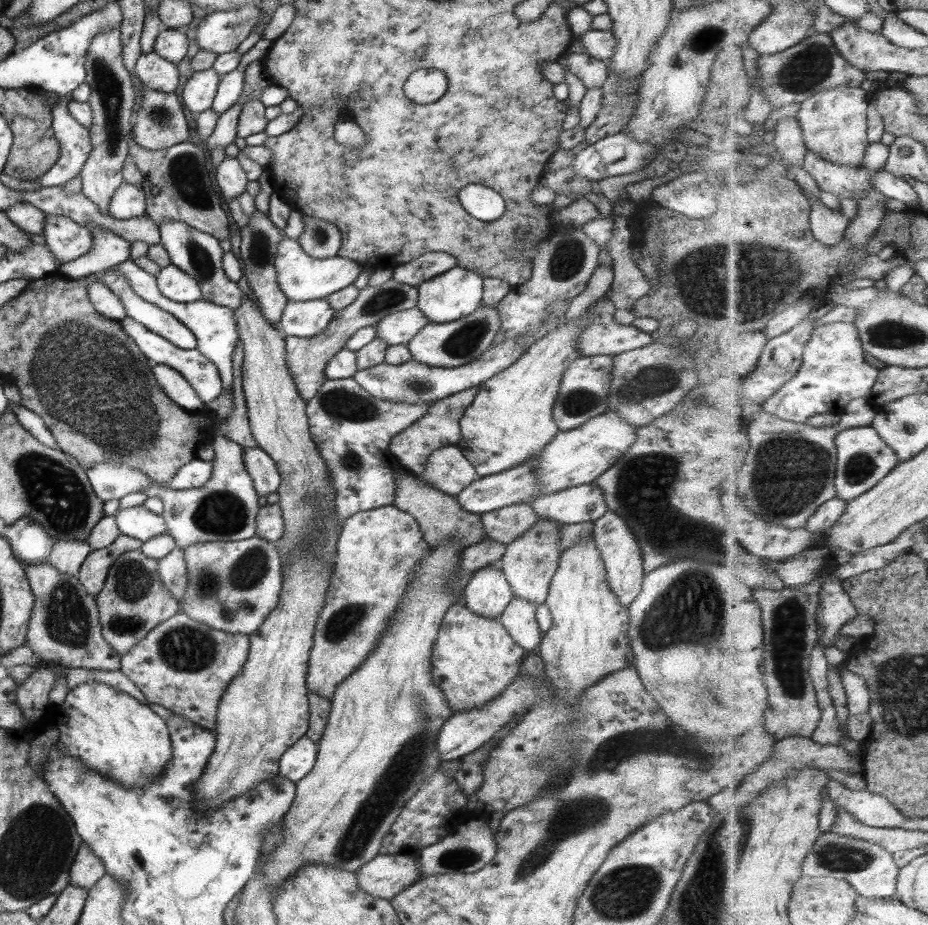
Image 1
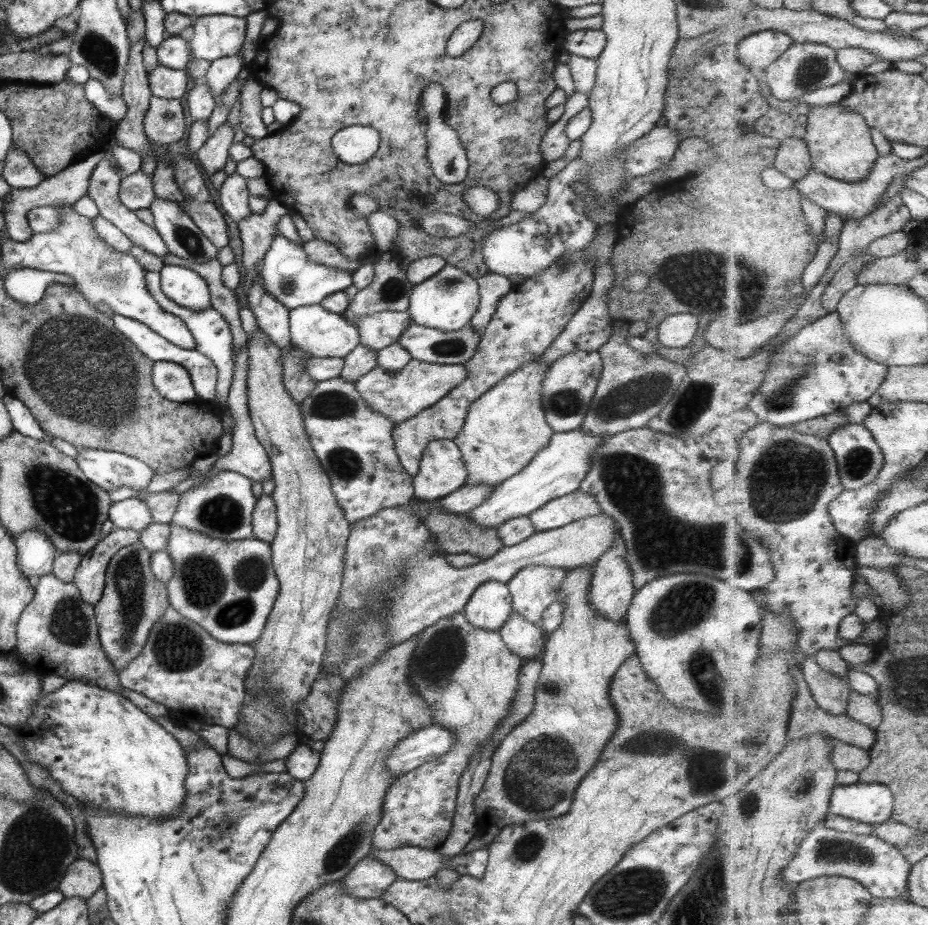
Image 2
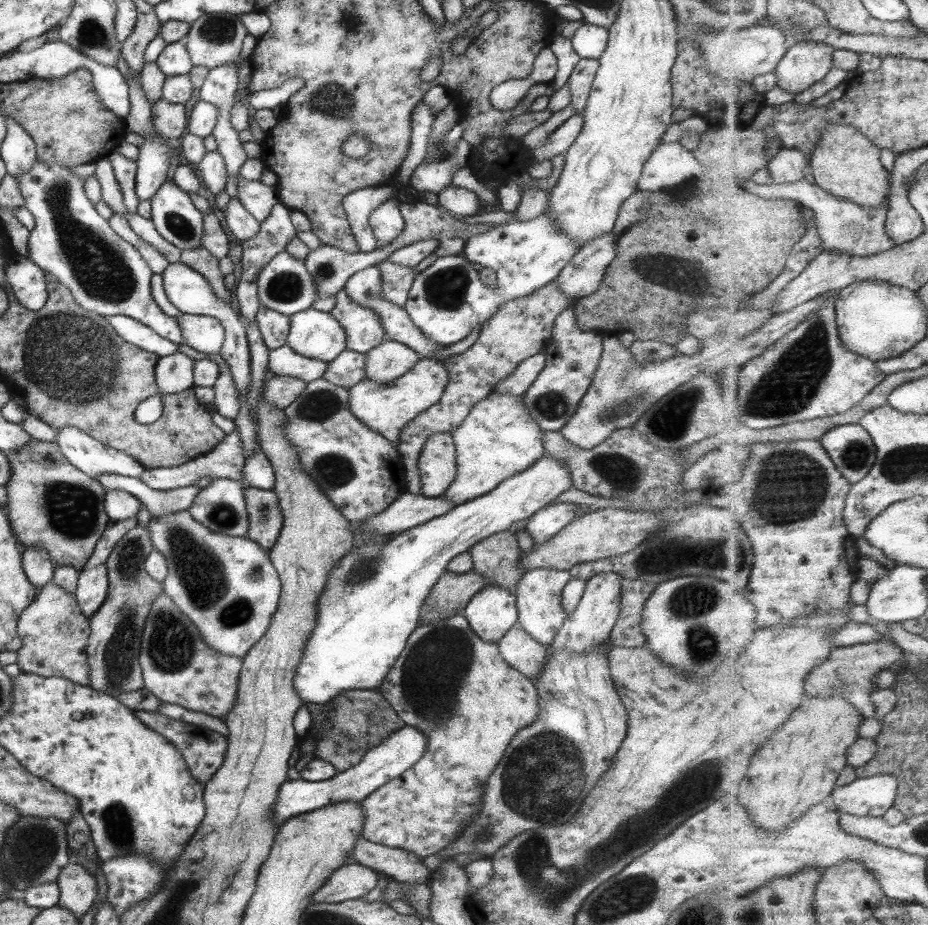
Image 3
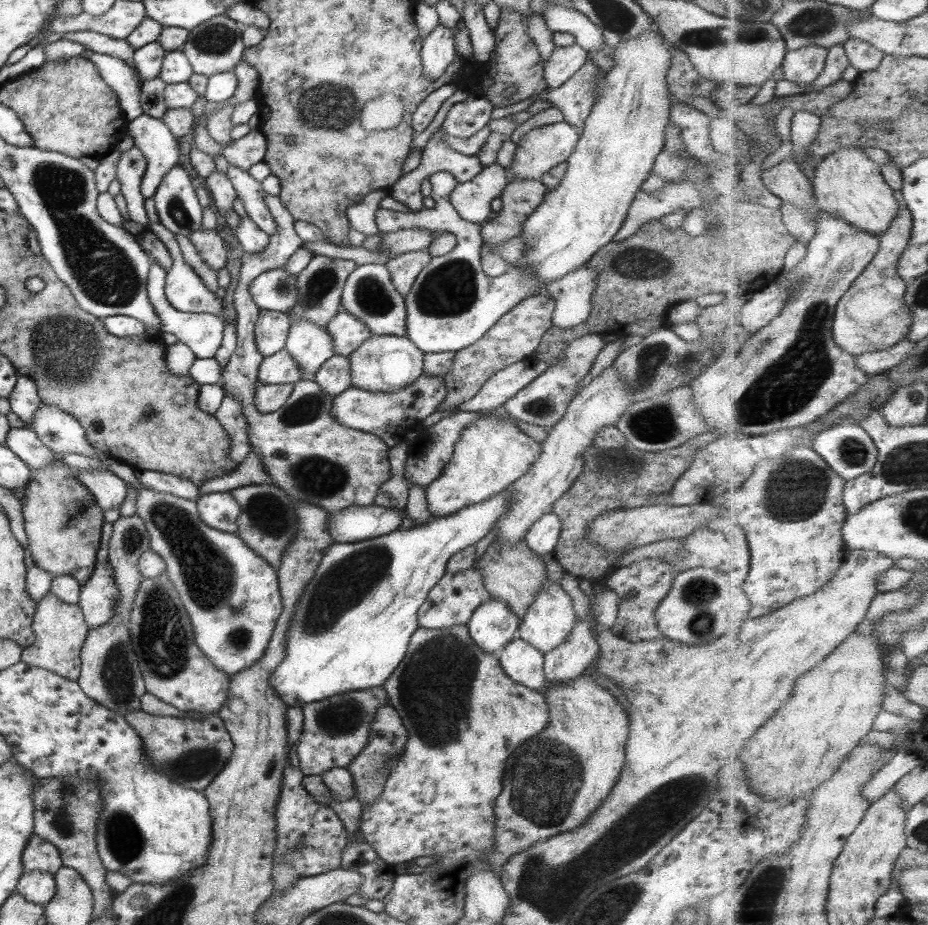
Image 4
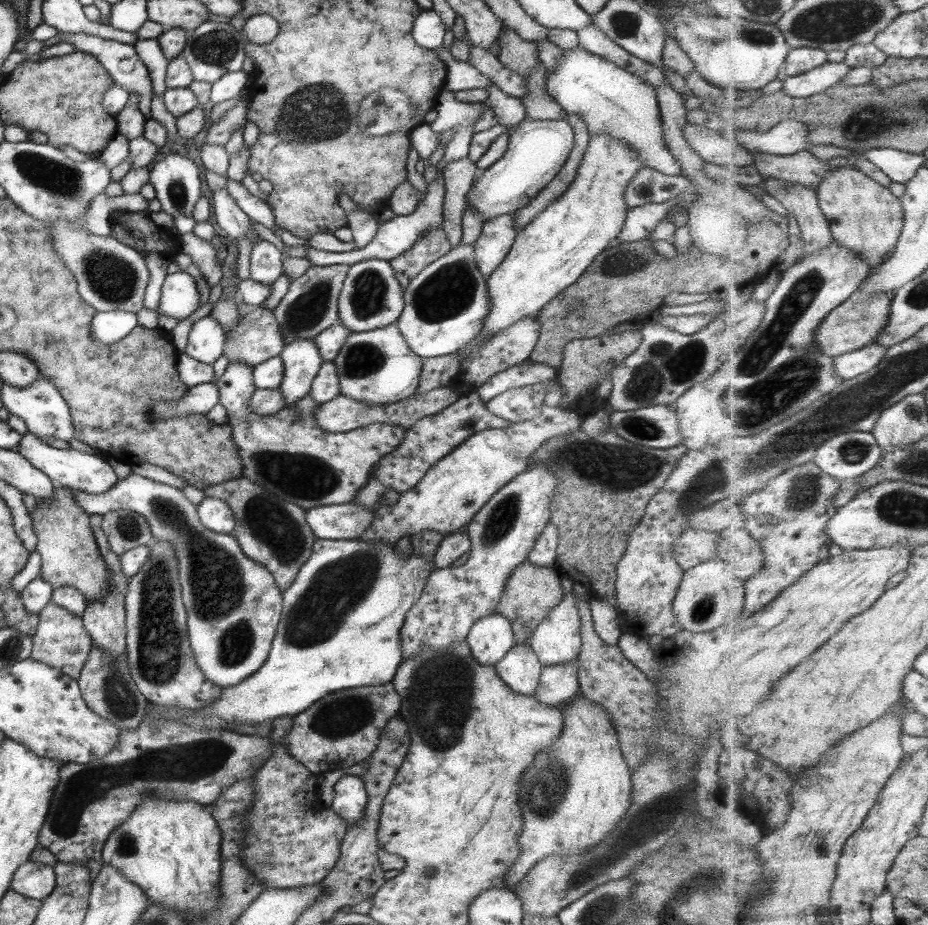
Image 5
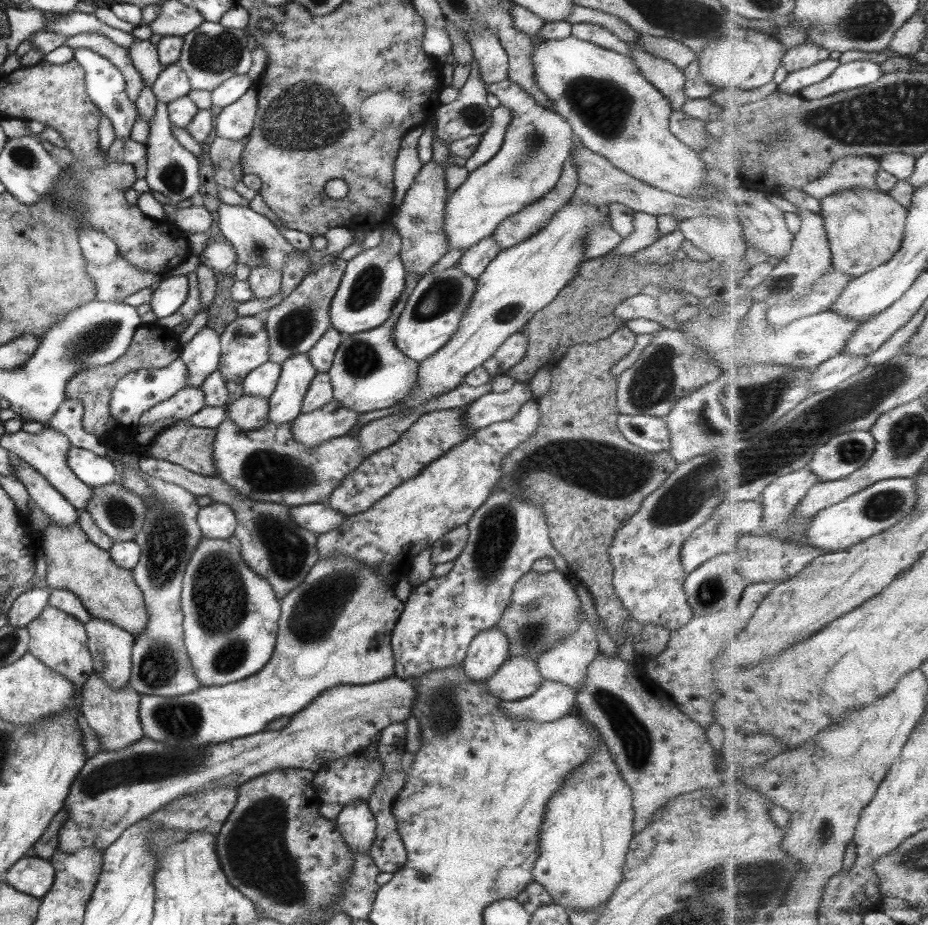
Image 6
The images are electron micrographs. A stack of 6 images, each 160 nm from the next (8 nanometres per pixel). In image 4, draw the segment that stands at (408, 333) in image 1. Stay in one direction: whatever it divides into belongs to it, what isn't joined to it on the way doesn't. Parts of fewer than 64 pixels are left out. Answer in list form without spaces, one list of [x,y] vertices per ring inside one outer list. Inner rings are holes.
[[[339,308],[324,327],[332,338],[334,354],[344,357],[357,350],[357,347],[371,335],[368,326],[343,308]]]

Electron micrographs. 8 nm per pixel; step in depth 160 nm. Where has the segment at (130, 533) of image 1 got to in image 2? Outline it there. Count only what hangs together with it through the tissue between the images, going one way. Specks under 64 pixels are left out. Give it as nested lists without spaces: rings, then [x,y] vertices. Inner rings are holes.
[[[135,496],[110,504],[107,519],[115,529],[133,530],[137,534],[152,523],[150,510]]]

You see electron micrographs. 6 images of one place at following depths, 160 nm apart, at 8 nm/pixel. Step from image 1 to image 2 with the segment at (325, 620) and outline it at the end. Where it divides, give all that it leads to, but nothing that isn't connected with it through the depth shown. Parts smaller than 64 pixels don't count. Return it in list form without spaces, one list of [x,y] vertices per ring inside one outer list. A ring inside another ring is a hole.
[[[409,504],[378,510],[367,518],[350,523],[348,529],[349,536],[342,558],[341,588],[325,629],[325,648],[321,661],[323,672],[334,670],[340,660],[346,658],[344,648],[352,638],[350,628],[362,618],[366,604],[360,592],[368,586],[380,584],[388,576],[400,574],[402,578],[384,594],[388,598],[384,634],[392,647],[419,634],[439,618],[450,617],[461,611],[473,590],[482,582],[494,580],[506,584],[517,570],[532,564],[563,570],[589,565],[611,546],[615,532],[619,534],[616,522],[600,512],[559,528],[534,532],[523,542],[503,547],[489,558],[473,563],[473,566],[453,568],[444,555],[434,551],[429,540],[429,529],[410,515]]]

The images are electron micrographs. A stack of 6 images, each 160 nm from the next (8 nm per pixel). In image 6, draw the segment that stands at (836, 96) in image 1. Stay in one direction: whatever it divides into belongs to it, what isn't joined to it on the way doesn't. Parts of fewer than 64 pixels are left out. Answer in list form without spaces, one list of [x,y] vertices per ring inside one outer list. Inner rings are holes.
[[[850,188],[832,195],[825,196],[820,201],[822,207],[820,215],[824,218],[832,247],[833,267],[854,279],[891,261],[893,256],[899,252],[900,246],[904,244],[906,226],[908,225],[908,209],[901,206],[888,192],[884,193],[870,188]]]

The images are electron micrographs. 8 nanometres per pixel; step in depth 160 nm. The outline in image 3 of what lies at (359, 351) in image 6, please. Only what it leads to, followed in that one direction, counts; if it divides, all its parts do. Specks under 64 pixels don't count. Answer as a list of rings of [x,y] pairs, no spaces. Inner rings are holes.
[[[385,340],[366,353],[365,376],[371,381],[392,381],[405,374],[419,359],[408,346]]]

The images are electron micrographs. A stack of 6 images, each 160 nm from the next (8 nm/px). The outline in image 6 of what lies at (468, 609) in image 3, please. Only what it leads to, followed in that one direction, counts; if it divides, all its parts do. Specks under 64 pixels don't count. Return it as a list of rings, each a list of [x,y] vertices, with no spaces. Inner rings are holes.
[[[491,627],[473,636],[461,666],[467,678],[483,684],[508,657],[507,637]]]

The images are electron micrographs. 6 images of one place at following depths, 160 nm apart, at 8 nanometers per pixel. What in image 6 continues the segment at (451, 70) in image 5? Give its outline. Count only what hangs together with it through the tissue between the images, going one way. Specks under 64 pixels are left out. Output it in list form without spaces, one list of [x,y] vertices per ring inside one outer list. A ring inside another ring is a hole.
[[[505,78],[497,82],[490,82],[489,84],[484,84],[484,87],[485,92],[496,96],[500,104],[511,111],[511,122],[507,125],[501,148],[497,151],[497,154],[495,154],[493,158],[490,158],[485,164],[479,166],[479,168],[468,172],[465,182],[462,182],[461,186],[459,186],[457,190],[451,192],[445,202],[444,231],[451,249],[458,249],[459,247],[461,247],[463,250],[465,250],[466,248],[469,248],[469,246],[475,244],[475,242],[477,242],[478,240],[491,235],[494,231],[494,228],[497,228],[497,225],[502,220],[505,220],[505,218],[507,218],[509,215],[517,214],[517,212],[519,212],[525,206],[536,202],[539,198],[545,196],[544,194],[546,192],[549,192],[551,188],[555,186],[560,172],[562,171],[562,165],[564,164],[565,160],[567,160],[567,157],[570,156],[572,150],[572,141],[574,136],[572,134],[571,127],[569,126],[569,124],[567,124],[567,121],[562,116],[555,114],[553,110],[547,110],[545,108],[537,106],[537,103],[528,94],[525,94],[524,91],[519,88],[519,86],[513,84],[509,78]]]

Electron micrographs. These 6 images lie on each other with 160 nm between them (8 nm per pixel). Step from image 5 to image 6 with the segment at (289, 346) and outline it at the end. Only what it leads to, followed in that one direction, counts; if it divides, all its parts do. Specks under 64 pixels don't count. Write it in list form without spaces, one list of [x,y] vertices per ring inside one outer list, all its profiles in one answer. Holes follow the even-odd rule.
[[[307,353],[289,355],[279,365],[278,381],[267,400],[267,424],[295,420],[315,373]]]

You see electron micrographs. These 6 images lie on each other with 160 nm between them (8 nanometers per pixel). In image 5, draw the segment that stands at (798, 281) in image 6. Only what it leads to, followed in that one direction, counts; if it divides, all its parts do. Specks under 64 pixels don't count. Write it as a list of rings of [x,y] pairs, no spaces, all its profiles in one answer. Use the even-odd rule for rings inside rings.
[[[777,177],[756,181],[756,186],[763,194],[777,198],[787,212],[796,216],[805,243],[802,258],[833,244],[832,227],[821,210],[816,191],[804,184],[787,182]]]

